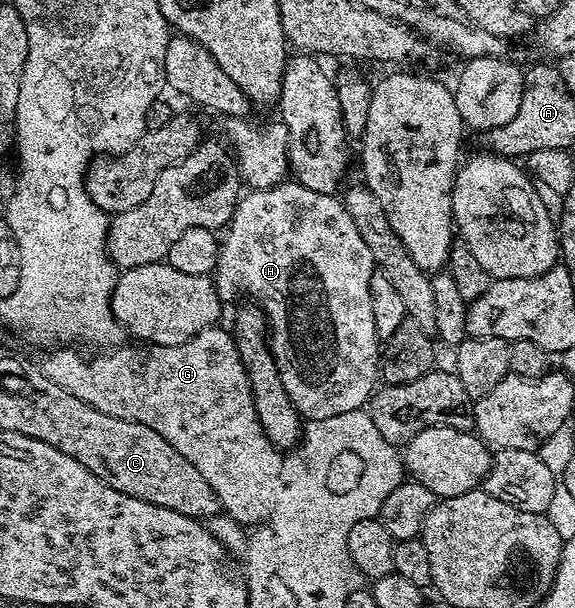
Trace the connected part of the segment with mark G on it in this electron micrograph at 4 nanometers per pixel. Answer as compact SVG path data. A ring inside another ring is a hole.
M229 329L202 330L192 340L175 346L153 344L119 345L117 348L98 352L95 358L81 358L74 348L54 348L40 369L52 384L60 384L64 392L72 392L76 400L84 400L92 408L120 420L139 422L152 432L162 434L184 460L188 460L208 480L212 492L216 492L218 505L229 517L246 528L265 523L274 506L274 497L281 482L280 468L283 455L264 436L260 416L256 416L256 404L252 400L252 388L248 372L241 362L240 352Z

